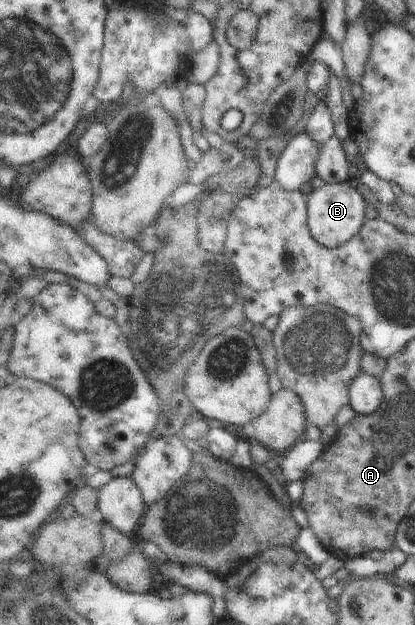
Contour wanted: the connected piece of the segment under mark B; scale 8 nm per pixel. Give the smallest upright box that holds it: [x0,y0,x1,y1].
[308,181,370,249]

